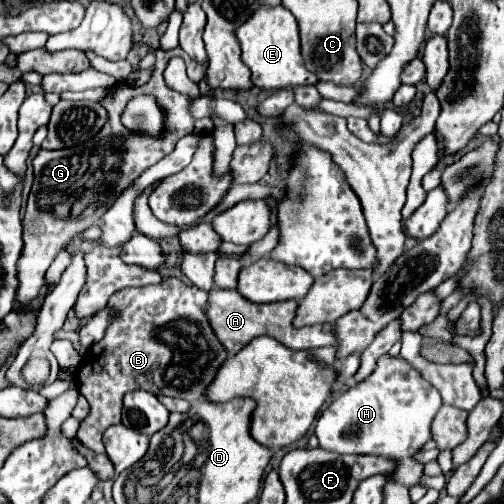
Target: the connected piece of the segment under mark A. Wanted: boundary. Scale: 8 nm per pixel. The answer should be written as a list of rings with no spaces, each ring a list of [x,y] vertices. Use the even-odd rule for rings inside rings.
[[[209,290],[209,300],[205,304],[205,314],[209,318],[209,324],[219,338],[219,342],[225,346],[229,354],[239,352],[247,342],[251,342],[257,336],[271,336],[285,344],[291,350],[313,350],[321,346],[333,346],[333,332],[331,326],[305,326],[305,328],[293,328],[293,310],[297,308],[297,302],[285,300],[285,302],[271,302],[271,304],[253,304],[241,298],[235,290]]]

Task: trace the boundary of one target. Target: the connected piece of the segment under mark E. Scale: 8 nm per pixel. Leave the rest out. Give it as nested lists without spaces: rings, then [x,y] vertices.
[[[263,6],[257,8],[247,22],[243,22],[235,36],[241,46],[241,60],[251,70],[251,80],[261,90],[279,90],[317,84],[317,78],[307,72],[301,54],[299,54],[299,36],[297,22],[293,14],[283,6]]]

